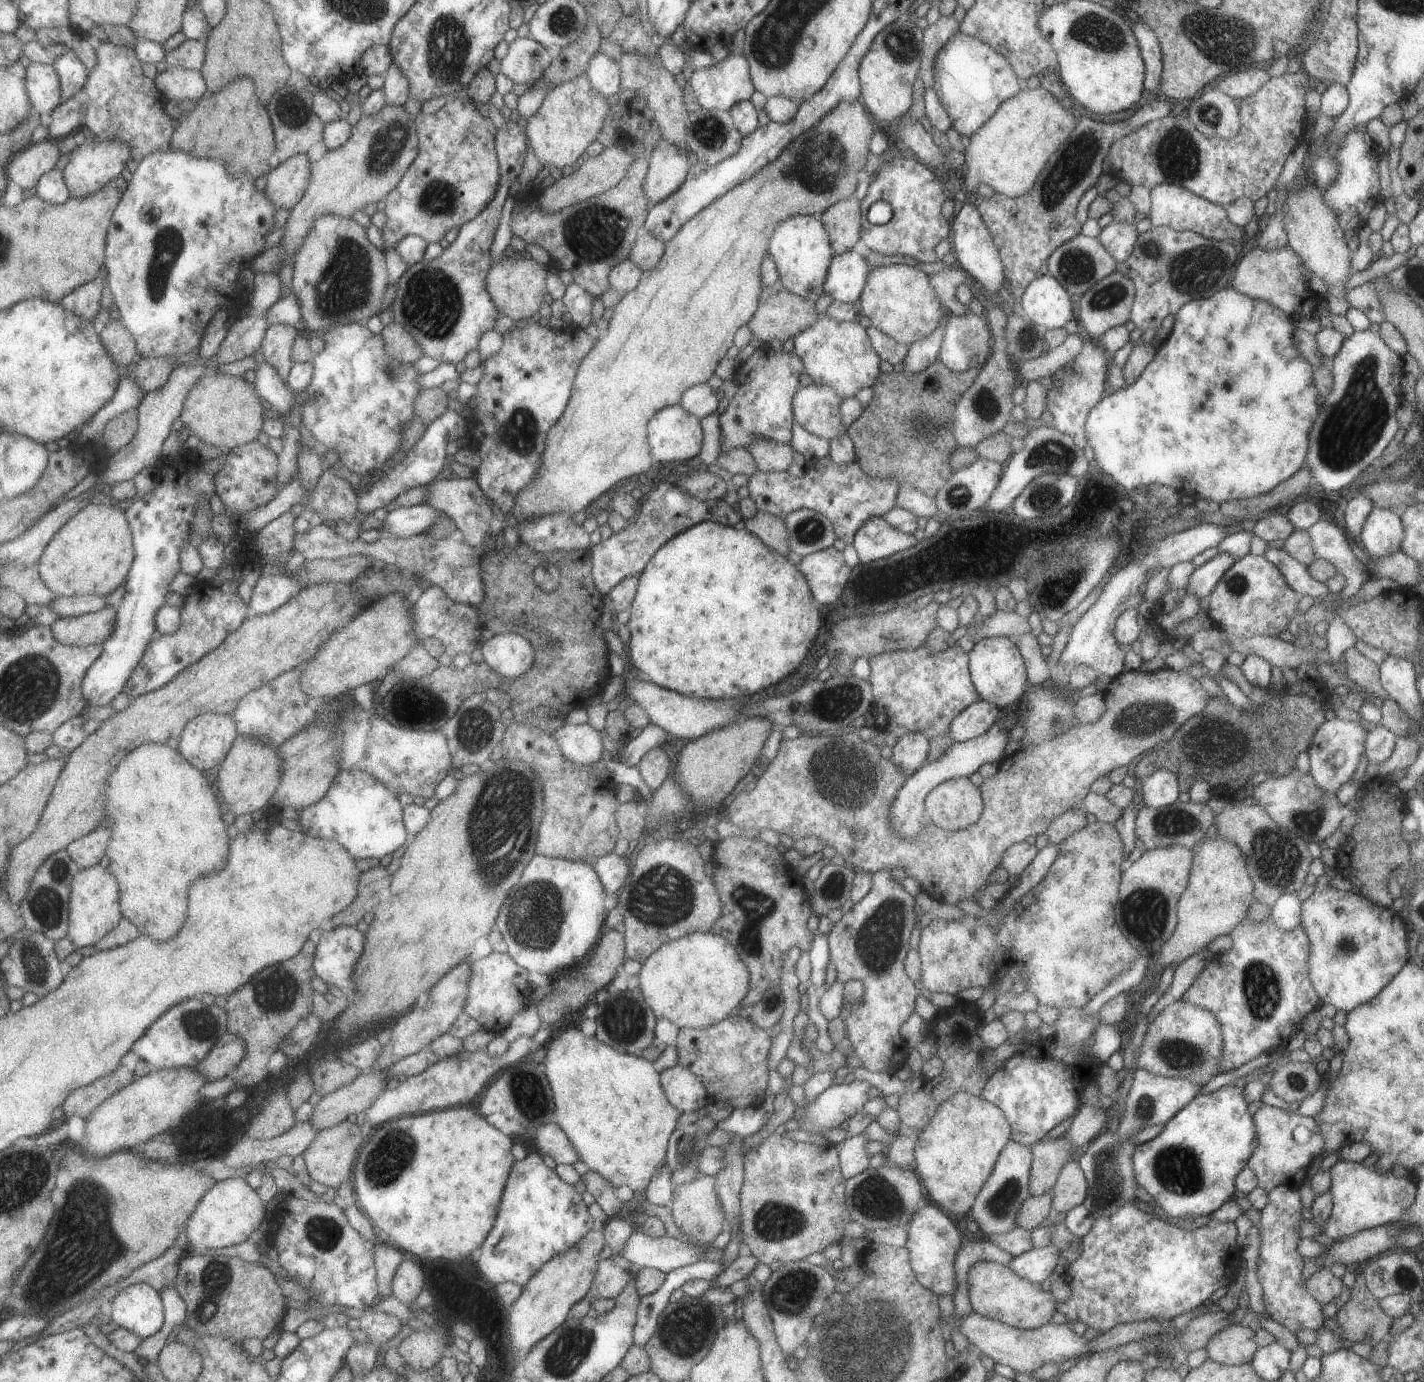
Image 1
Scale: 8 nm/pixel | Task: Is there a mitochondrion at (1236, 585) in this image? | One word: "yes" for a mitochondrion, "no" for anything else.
yes

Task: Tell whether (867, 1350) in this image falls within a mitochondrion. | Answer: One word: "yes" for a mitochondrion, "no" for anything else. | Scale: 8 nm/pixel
yes

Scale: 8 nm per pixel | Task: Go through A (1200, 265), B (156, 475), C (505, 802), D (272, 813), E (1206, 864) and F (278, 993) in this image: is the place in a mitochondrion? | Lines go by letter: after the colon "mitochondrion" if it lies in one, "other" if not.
A: mitochondrion
B: other
C: mitochondrion
D: other
E: other
F: mitochondrion

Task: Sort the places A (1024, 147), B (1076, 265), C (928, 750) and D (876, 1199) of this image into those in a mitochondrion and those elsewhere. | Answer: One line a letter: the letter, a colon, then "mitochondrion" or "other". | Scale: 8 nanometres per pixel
A: other
B: mitochondrion
C: other
D: mitochondrion

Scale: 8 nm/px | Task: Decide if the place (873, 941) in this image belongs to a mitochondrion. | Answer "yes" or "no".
yes

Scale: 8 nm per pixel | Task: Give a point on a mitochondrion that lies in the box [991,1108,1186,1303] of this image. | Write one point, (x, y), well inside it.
(1110, 1187)

